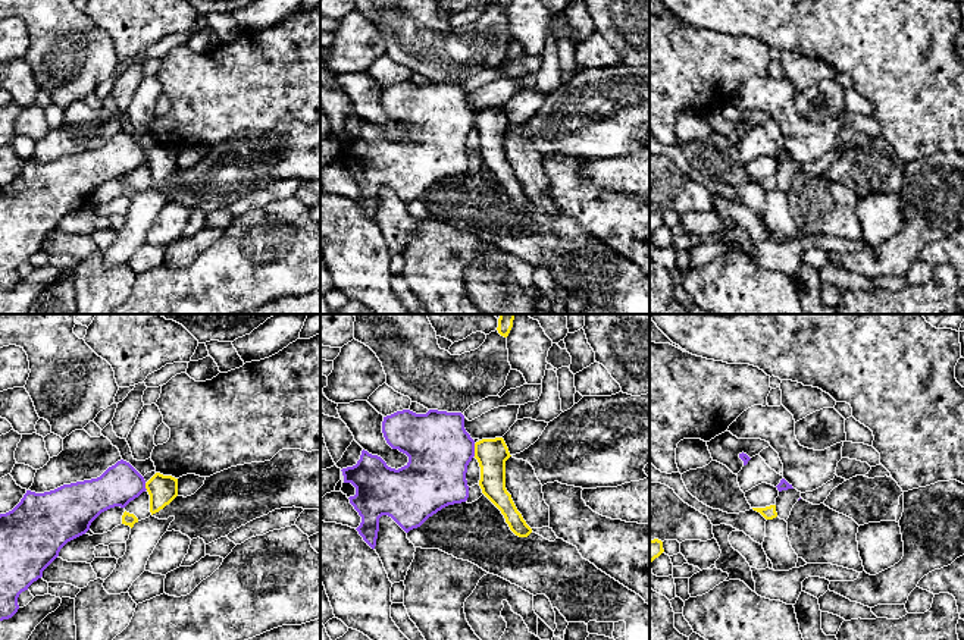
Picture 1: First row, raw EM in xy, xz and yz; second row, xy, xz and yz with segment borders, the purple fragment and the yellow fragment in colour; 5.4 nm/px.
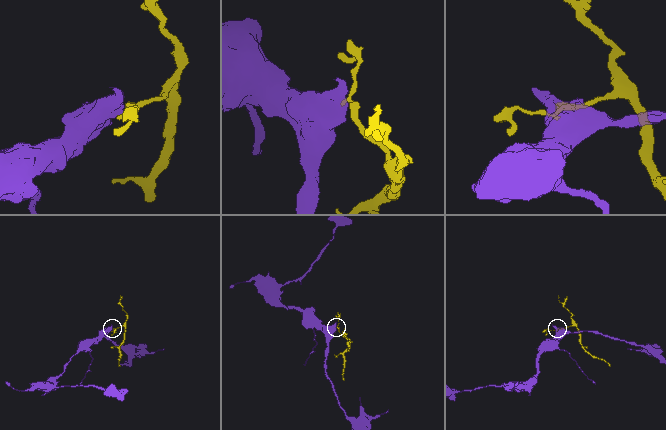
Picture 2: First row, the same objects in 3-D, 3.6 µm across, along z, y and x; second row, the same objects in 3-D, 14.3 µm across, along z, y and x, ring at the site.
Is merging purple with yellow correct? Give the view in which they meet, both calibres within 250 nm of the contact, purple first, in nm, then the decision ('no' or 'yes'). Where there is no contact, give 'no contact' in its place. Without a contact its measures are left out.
meets purple in xz; 360 nm thick on the purple side, 170 nm on the other; no

